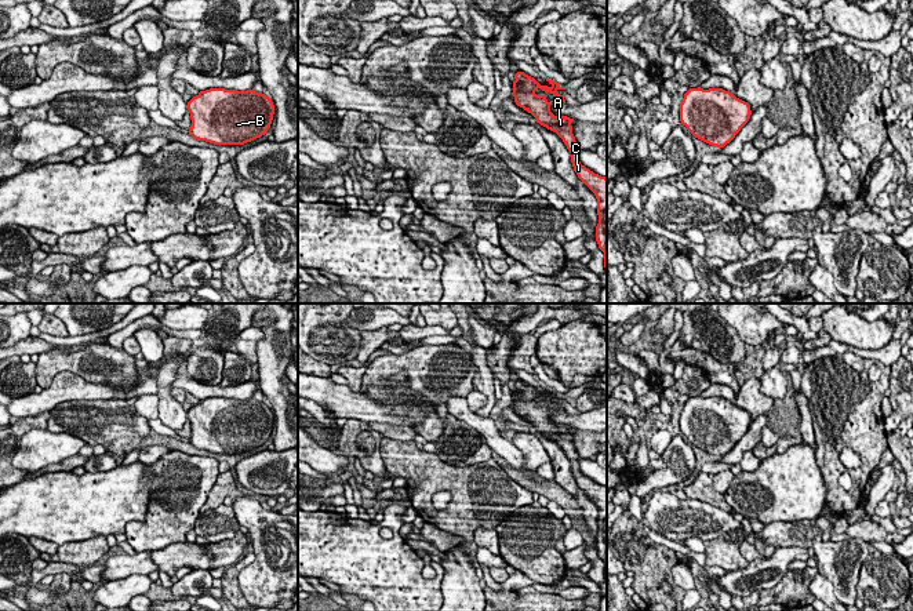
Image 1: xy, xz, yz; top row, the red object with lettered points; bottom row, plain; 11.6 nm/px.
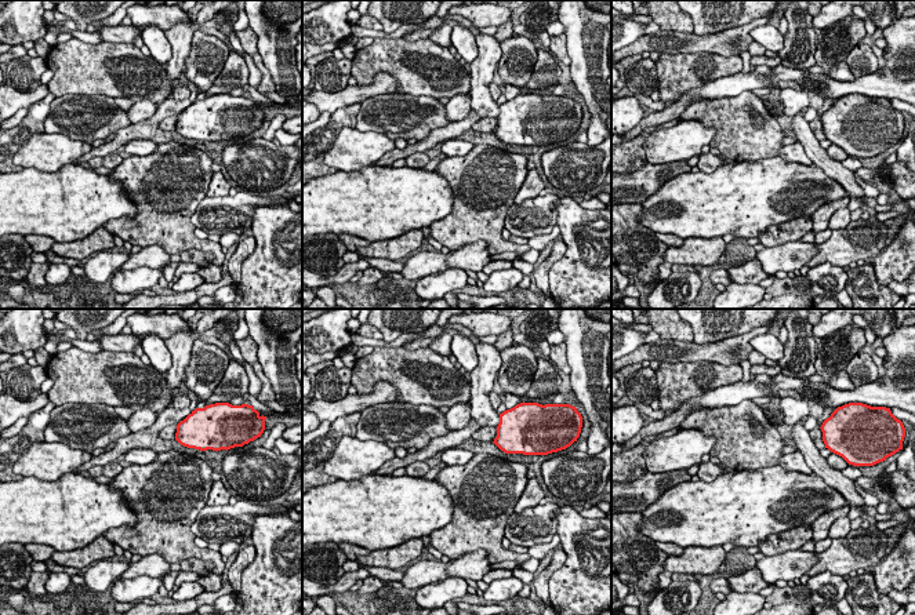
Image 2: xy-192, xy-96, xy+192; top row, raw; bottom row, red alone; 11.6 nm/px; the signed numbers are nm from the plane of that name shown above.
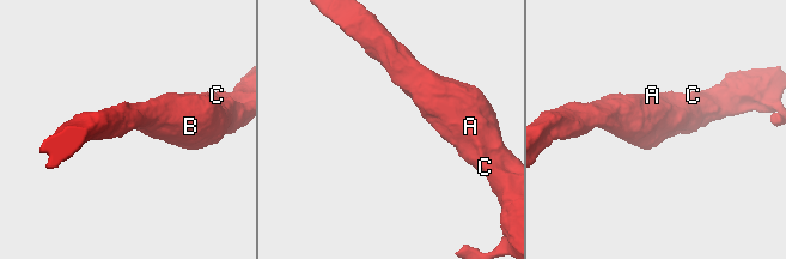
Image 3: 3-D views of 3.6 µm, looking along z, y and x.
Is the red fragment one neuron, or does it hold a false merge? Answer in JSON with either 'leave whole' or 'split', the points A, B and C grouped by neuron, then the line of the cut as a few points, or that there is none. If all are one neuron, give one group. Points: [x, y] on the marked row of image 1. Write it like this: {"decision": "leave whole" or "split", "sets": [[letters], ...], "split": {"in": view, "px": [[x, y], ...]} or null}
{"decision": "leave whole", "sets": [["A", "B", "C"]], "split": null}

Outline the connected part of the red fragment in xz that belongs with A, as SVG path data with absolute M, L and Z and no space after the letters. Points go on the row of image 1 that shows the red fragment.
M517 72L514 74L514 79L516 80L513 81L512 95L514 97L516 105L531 113L536 119L536 123L556 132L563 139L571 153L574 171L597 199L599 223L596 226L596 241L599 244L599 248L604 252L604 268L607 273L607 178L594 174L581 164L579 150L582 148L576 143L572 134L571 123L574 121L574 119L570 119L567 116L554 116L550 112L552 103L546 99L546 97L535 94L535 91L541 88L546 94L550 92L560 102L565 103L564 97L557 92L559 90L565 88L560 87L557 81L549 79L546 79L546 81L550 84L549 87L541 86L534 77L525 74L524 72Z

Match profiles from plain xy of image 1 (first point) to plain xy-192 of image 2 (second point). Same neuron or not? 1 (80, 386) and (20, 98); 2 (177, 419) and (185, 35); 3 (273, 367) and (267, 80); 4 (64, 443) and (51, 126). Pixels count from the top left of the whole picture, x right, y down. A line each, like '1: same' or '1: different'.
1: same
2: same
3: different
4: different

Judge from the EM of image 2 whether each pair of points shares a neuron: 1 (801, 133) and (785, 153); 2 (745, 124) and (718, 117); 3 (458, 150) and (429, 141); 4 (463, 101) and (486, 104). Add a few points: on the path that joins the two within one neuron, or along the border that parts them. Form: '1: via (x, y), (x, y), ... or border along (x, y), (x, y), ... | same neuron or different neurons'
1: border along (797, 139), (813, 163) | different neurons
2: via (739, 120), (725, 117) | same neuron
3: border along (457, 137), (449, 138), (439, 145) | different neurons
4: border along (469, 93), (469, 105), (472, 108) | different neurons

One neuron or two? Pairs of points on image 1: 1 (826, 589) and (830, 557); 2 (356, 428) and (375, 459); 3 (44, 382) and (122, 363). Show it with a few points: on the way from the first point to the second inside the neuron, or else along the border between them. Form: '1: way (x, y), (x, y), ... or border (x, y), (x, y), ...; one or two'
1: border (818, 571), (832, 584), (836, 596); two
2: way (352, 437), (352, 446), (366, 458); one
3: way (61, 363), (101, 363); one

